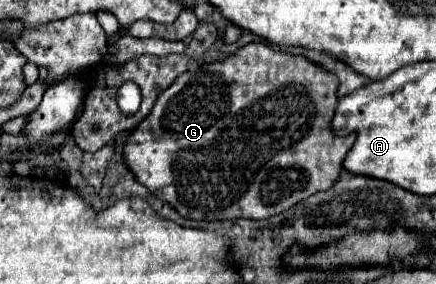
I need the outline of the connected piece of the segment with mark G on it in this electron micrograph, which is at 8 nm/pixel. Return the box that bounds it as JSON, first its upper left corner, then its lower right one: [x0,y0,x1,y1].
[123,43,355,221]

